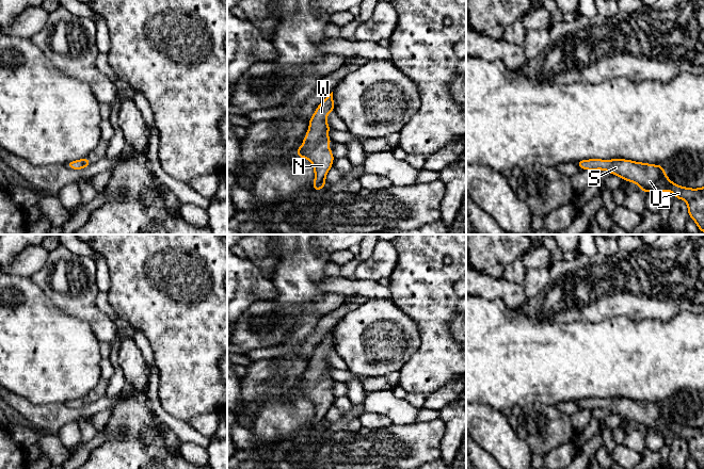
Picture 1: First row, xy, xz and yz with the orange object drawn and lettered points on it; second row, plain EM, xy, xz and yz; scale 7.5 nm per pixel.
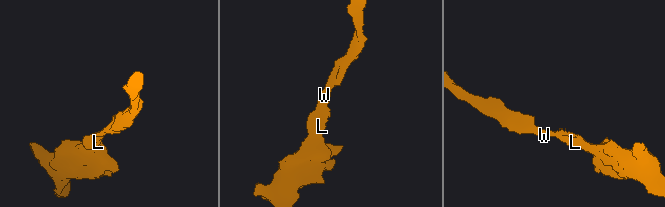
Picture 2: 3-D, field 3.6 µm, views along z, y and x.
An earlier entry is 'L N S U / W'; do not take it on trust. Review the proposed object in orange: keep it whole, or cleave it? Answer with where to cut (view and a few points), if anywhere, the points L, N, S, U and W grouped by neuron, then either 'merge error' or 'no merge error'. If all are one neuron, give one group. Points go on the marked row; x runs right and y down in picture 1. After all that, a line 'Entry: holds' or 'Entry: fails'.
no cut; L N S U W; no merge error
Entry: fails

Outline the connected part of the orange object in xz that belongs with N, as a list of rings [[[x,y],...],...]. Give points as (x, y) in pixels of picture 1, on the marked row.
[[[333,92],[318,106],[314,116],[309,119],[309,129],[304,138],[302,146],[295,151],[295,155],[309,160],[315,168],[315,183],[313,190],[319,191],[325,187],[326,173],[332,167],[335,158],[332,156],[332,149],[324,145],[333,144],[329,139],[327,132],[332,129],[326,124],[326,116],[335,111],[333,101]]]

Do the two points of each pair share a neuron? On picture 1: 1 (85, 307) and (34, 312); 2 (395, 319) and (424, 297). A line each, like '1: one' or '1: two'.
1: two
2: two

